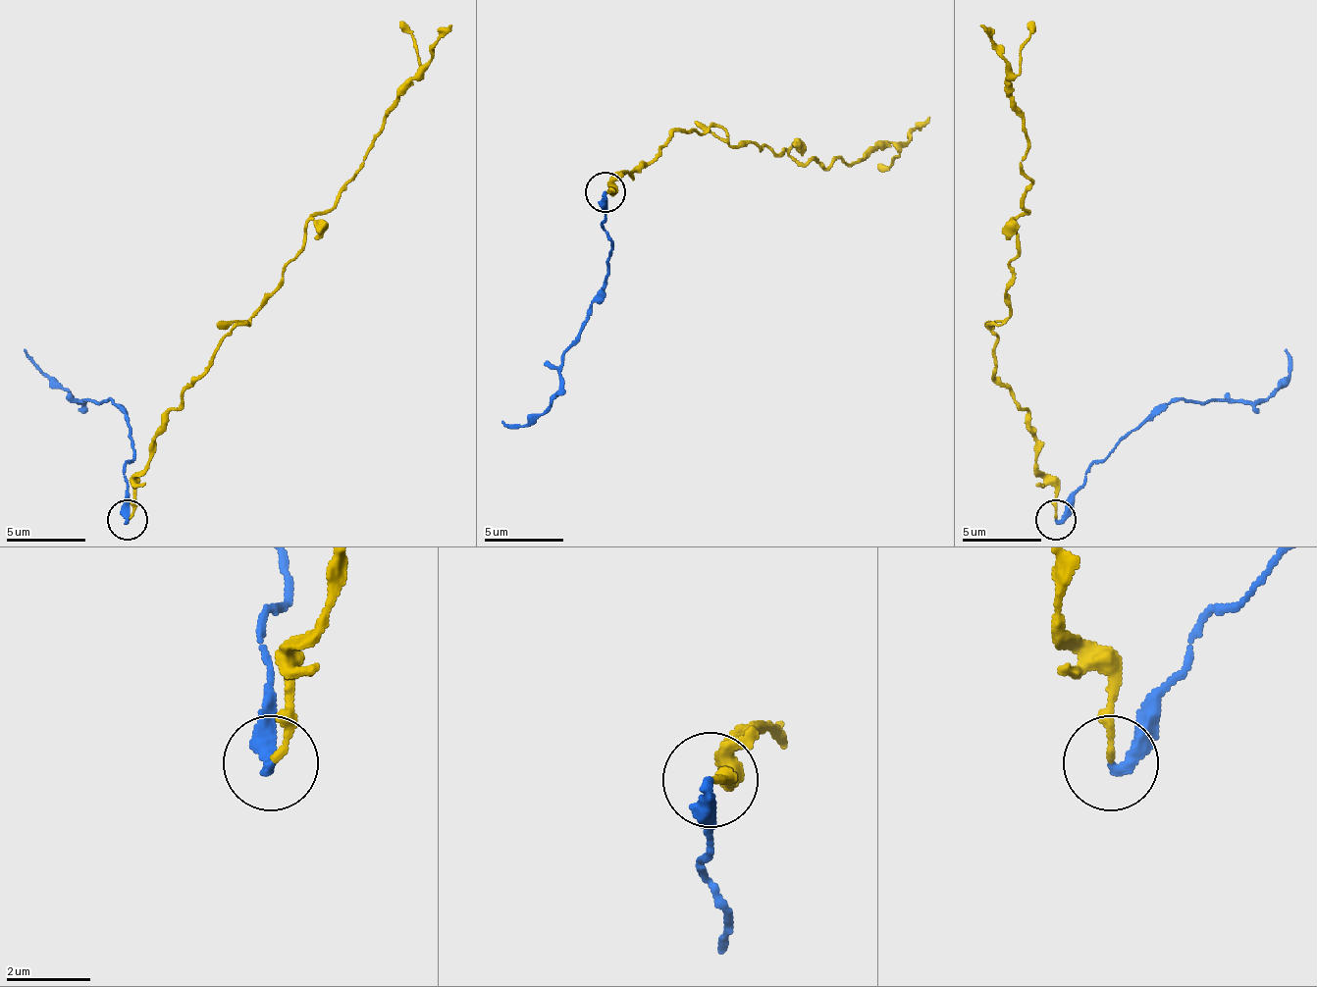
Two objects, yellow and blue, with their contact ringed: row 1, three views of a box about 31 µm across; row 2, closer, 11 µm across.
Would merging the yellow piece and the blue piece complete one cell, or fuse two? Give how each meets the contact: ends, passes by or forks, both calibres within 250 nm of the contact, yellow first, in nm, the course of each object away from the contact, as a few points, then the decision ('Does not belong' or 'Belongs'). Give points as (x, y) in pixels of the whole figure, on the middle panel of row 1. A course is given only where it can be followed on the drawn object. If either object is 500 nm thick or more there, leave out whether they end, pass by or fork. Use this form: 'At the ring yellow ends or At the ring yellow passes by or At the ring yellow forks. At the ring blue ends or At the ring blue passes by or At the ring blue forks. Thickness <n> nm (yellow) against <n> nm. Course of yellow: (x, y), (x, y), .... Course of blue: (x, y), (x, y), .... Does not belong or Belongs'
At the ring yellow ends. At the ring blue ends. Thickness 170 nm (yellow) against 280 nm. Course of yellow: (605, 191), (676, 131), (708, 131), (731, 147), (755, 143), (826, 167), (898, 147), (930, 116). Course of blue: (605, 191), (608, 231), (605, 294), (588, 314), (580, 337), (564, 353), (553, 401), (525, 425), (500, 421). Does not belong

